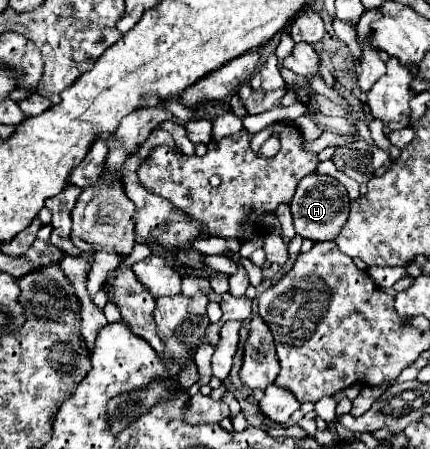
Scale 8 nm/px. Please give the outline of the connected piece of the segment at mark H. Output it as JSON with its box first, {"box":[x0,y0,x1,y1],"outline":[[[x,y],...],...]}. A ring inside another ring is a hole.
{"box":[291,174,349,240],"outline":[[[309,174],[299,182],[297,192],[291,202],[291,214],[295,222],[295,232],[301,238],[309,240],[335,240],[335,234],[343,228],[343,222],[347,222],[347,208],[349,208],[349,198],[345,188],[331,176],[323,174]]]}

